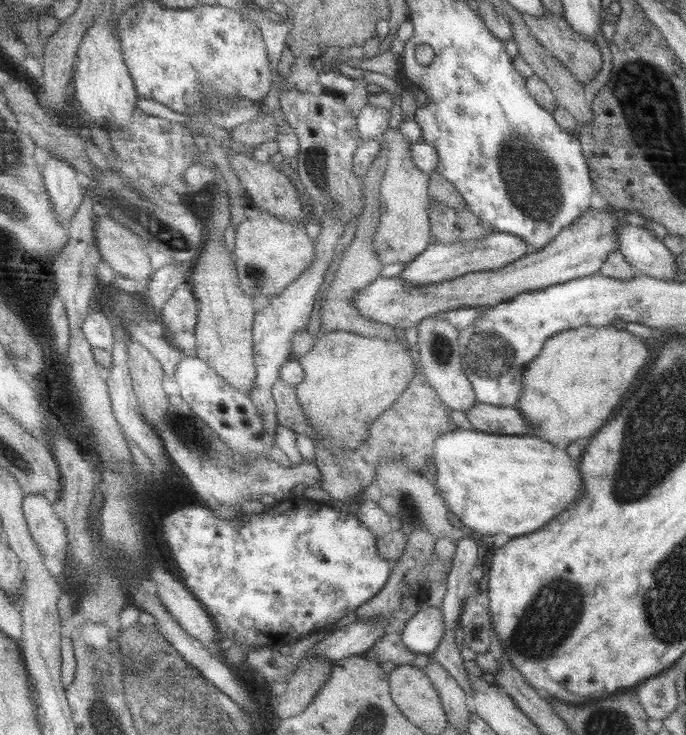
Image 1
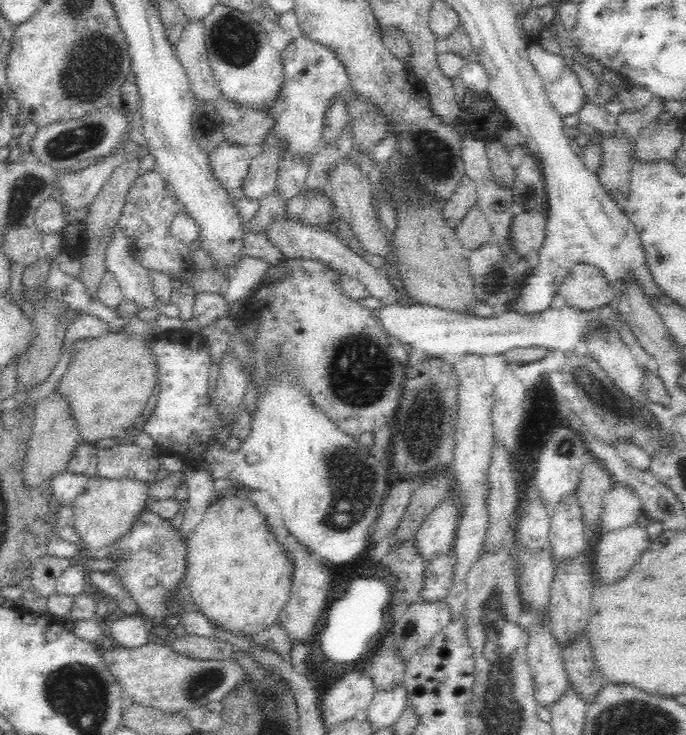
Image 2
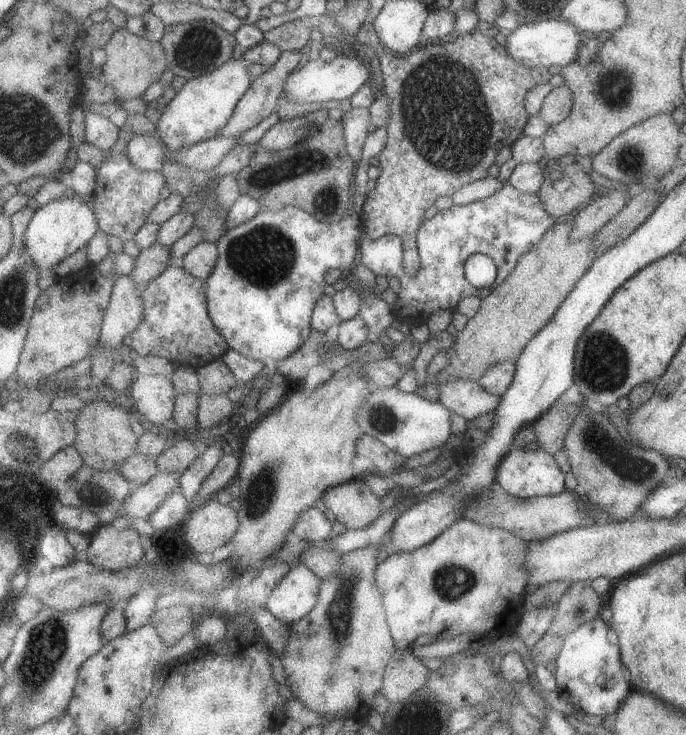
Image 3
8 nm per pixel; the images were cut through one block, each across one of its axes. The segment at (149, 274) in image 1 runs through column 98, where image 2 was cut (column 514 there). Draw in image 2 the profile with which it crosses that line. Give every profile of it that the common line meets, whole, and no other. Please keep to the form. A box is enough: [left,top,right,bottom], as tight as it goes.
[510,208,547,257]

